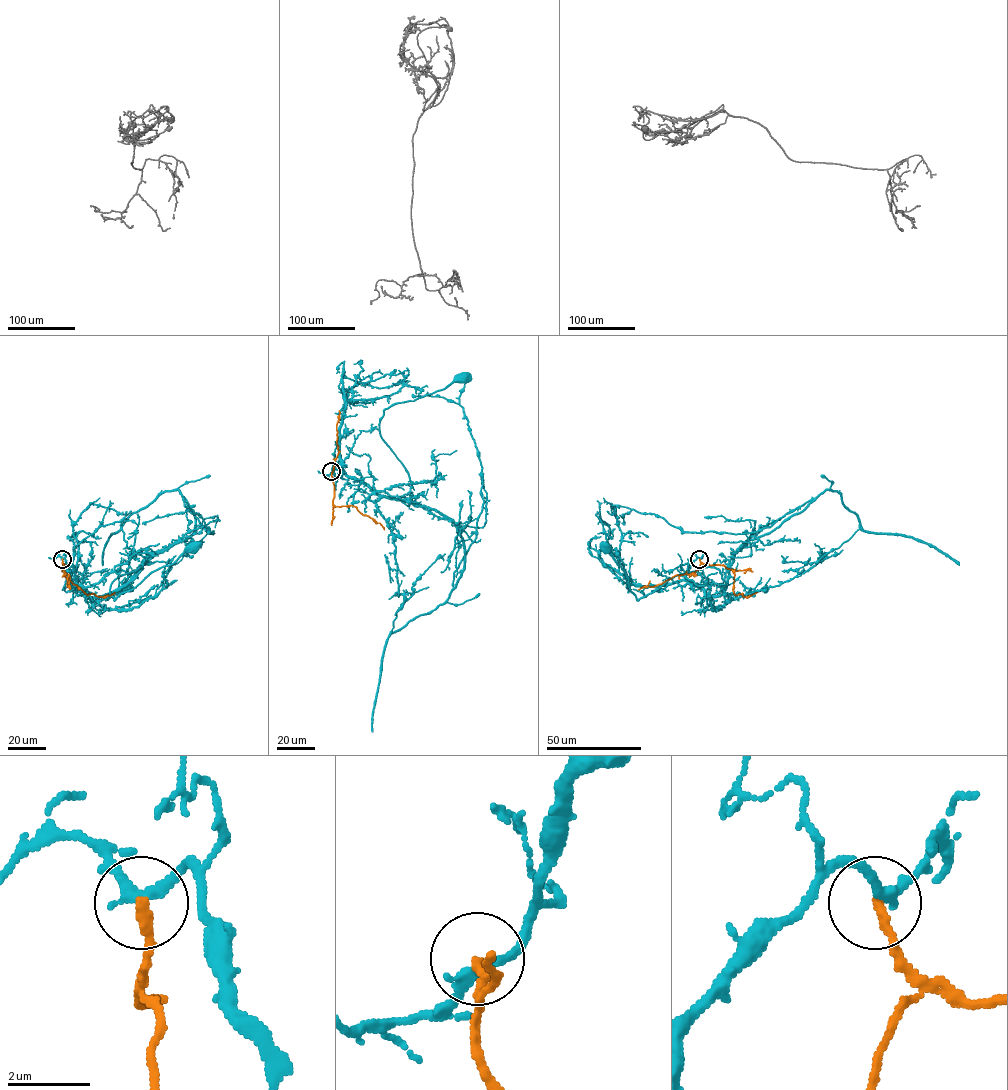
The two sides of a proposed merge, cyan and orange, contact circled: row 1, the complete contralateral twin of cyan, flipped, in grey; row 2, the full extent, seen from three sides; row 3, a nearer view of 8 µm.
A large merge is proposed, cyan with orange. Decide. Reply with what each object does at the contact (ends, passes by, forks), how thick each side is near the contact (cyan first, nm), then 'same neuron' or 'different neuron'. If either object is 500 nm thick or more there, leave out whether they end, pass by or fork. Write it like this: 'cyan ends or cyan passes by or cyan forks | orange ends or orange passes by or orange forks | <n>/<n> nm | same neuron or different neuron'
cyan passes by | orange ends | 280/240 nm | different neuron

